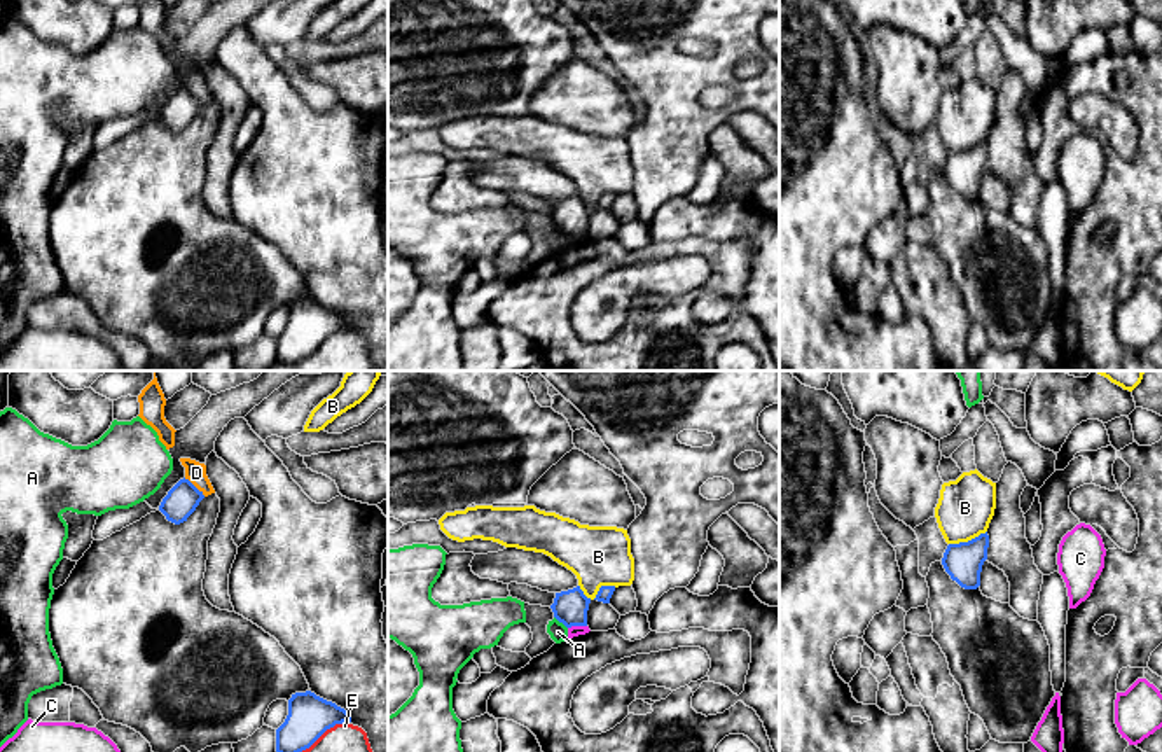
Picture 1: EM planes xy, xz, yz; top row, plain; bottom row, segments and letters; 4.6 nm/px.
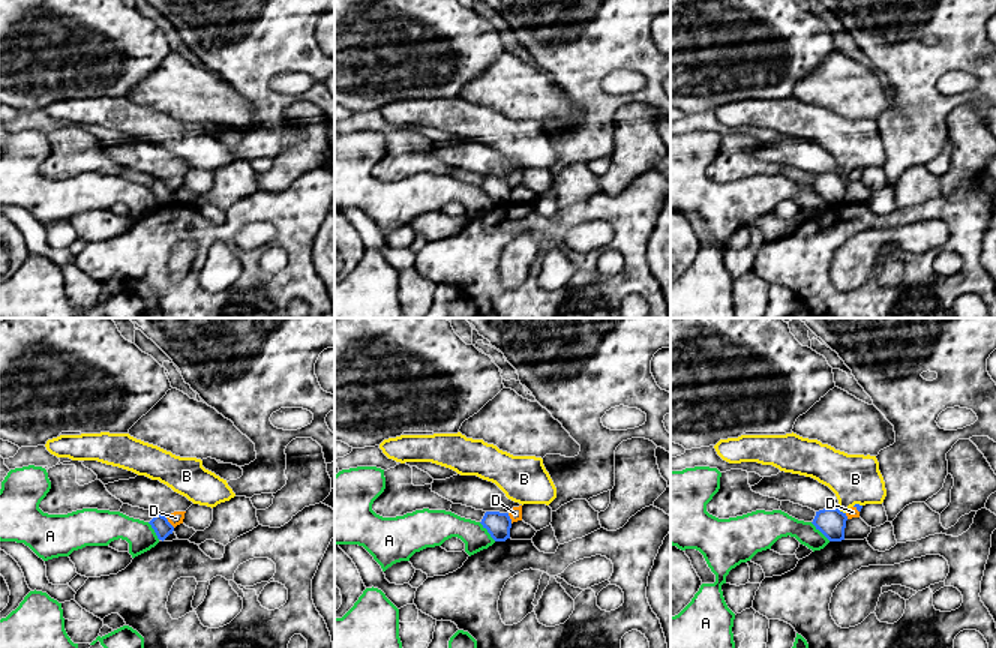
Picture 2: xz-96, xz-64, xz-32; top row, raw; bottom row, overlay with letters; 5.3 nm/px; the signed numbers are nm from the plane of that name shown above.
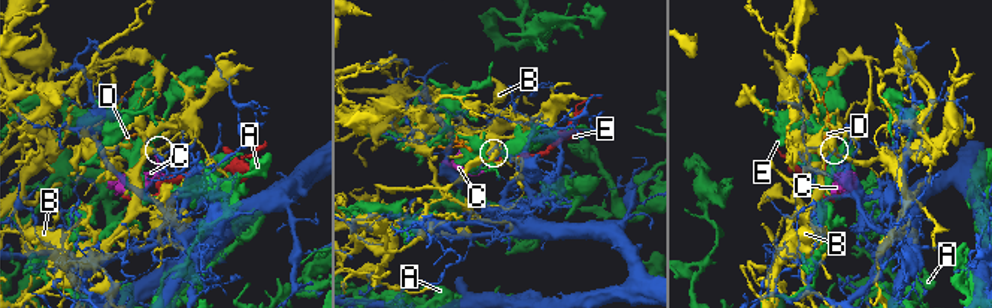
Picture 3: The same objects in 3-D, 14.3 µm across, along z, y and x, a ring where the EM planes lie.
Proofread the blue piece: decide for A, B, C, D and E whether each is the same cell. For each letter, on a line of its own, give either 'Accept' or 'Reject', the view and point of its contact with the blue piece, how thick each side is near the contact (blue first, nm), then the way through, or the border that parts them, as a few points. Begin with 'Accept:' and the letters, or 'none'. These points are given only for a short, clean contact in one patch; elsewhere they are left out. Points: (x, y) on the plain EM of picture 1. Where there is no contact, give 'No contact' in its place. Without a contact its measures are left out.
Accept: D
A: Reject. Touches blue at xz (561, 229). Thickness 160 nm (blue) against 90 nm
B: Reject. Touches blue at xz (598, 201). Thickness 70 nm (blue) against 280 nm
C: Reject. Touches blue at xz (577, 233). Thickness 160 nm (blue) against 50 nm
D: Accept. Touches blue at xy (193, 93). Thickness 150 nm (blue) against 100 nm. Path across: xy (184, 105), (193, 93), (196, 81)
E: Reject. Touches blue at xy (313, 350). Thickness 200 nm (blue) against 300 nm

